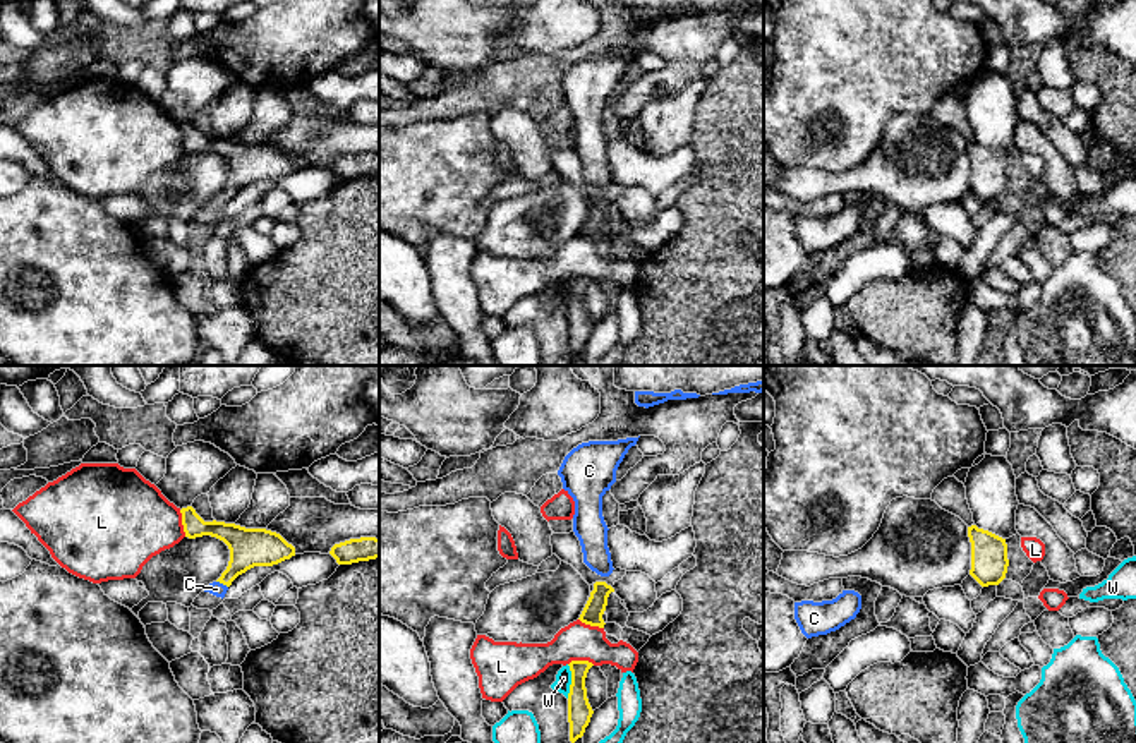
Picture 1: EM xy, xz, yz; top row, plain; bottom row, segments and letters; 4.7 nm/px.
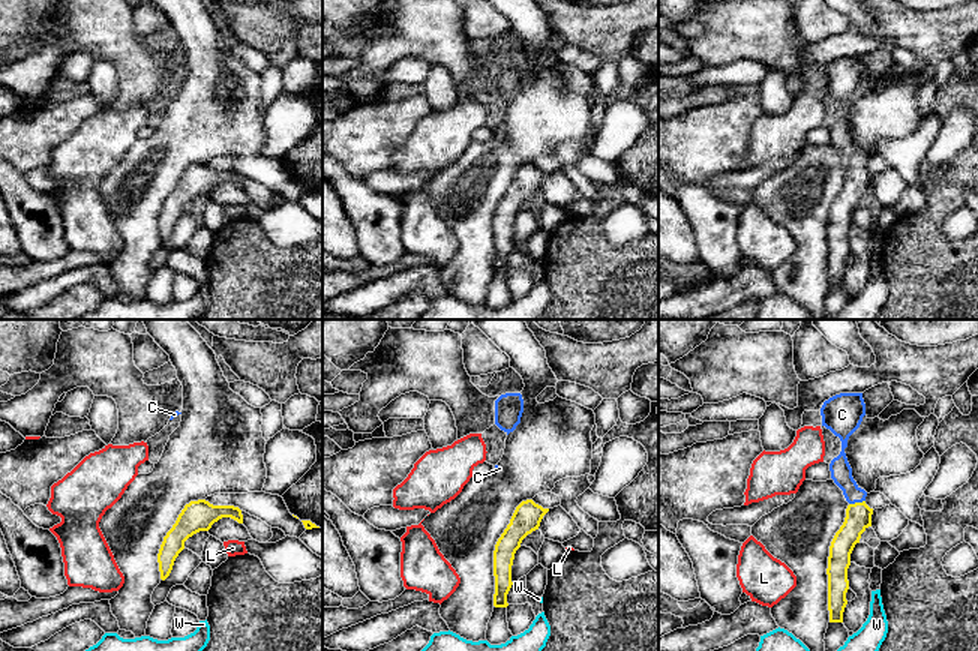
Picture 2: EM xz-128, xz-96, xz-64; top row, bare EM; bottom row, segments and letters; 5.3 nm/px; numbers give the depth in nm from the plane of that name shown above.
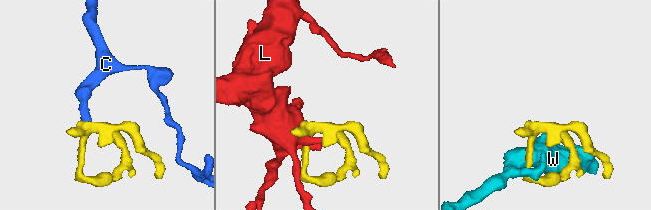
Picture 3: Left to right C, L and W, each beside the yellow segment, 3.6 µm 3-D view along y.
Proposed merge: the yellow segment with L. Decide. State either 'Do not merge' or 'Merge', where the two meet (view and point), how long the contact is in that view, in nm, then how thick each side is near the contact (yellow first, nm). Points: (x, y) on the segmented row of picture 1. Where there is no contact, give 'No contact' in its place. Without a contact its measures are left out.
Do not merge. Touches yellow at xy (182, 524). Shared border 130 nm. Thickness 110 nm (yellow) against 400 nm

